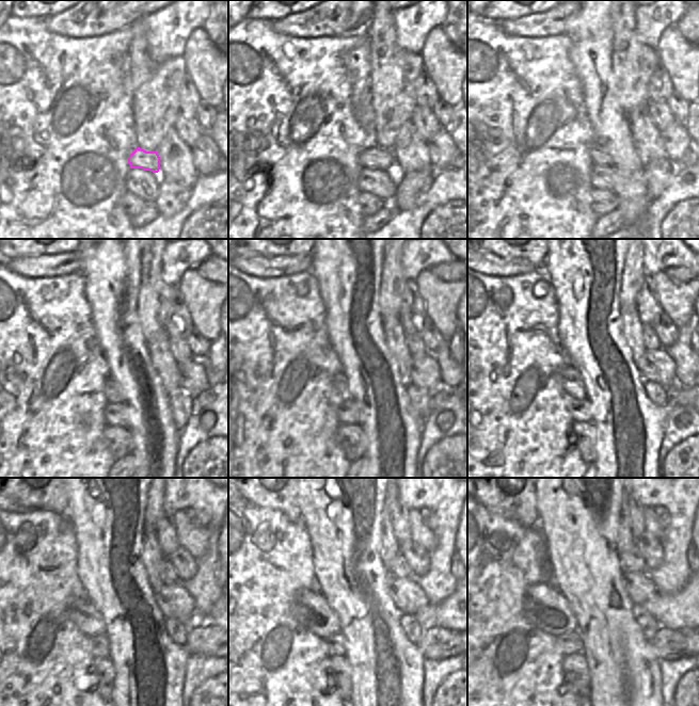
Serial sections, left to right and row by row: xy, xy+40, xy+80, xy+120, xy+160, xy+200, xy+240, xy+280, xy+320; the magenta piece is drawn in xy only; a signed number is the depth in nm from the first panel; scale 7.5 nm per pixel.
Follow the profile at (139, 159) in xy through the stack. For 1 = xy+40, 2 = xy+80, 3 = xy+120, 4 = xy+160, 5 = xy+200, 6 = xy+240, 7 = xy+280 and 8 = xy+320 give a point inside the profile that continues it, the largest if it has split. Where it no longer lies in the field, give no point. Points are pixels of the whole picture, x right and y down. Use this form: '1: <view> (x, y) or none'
1: xy+40 (374, 157)
2: xy+80 (599, 157)
3: xy+120 (111, 391)
4: xy+160 (339, 381)
5: xy+200 (571, 380)
6: xy+240 (82, 614)
7: xy+280 (311, 610)
8: xy+320 (543, 606)

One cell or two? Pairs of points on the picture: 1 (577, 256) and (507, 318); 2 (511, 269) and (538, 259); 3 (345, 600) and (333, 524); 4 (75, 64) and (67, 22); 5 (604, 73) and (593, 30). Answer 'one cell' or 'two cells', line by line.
1: two cells
2: two cells
3: one cell
4: two cells
5: one cell

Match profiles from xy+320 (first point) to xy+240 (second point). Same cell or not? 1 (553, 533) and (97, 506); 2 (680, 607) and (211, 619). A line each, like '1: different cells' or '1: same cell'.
1: same cell
2: same cell

